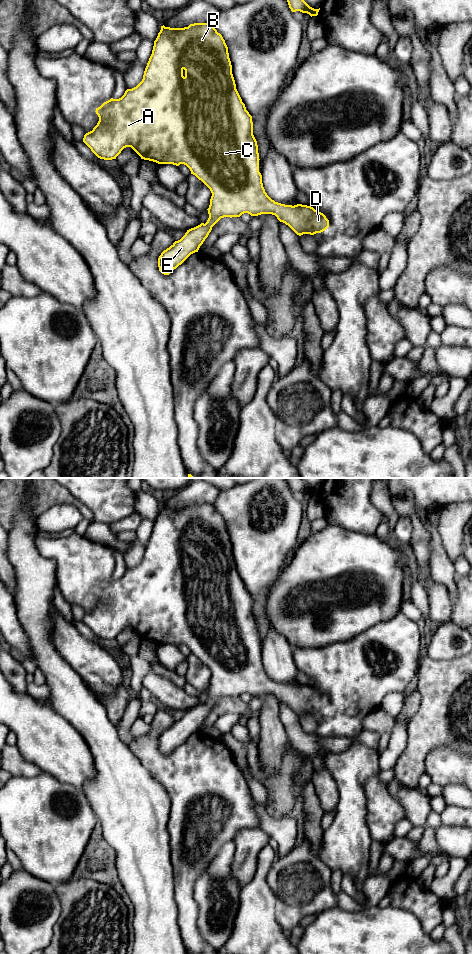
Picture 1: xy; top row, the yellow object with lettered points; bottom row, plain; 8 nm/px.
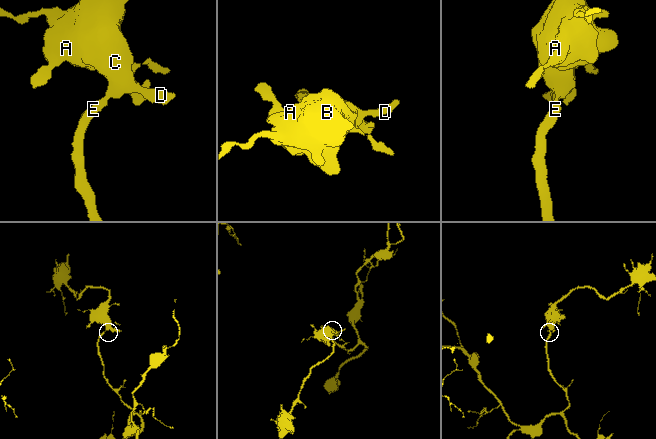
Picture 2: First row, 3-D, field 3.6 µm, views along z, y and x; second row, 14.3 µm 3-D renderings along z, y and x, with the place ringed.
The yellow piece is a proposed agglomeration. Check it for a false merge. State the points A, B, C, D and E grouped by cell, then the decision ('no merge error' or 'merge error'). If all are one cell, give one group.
A B C D E | no merge error

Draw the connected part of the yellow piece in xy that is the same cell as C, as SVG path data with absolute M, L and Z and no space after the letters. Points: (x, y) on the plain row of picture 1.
M194 503L184 508L161 506L142 561L136 567L127 569L121 578L111 578L104 582L95 592L99 601L92 611L84 615L83 622L98 638L116 639L124 628L131 627L144 640L158 644L186 645L191 654L201 660L212 673L207 689L207 702L187 710L180 720L175 721L159 736L159 751L164 755L169 755L191 734L198 732L212 707L224 697L240 697L244 693L251 696L272 694L299 716L321 713L329 707L326 696L313 687L281 684L272 680L265 672L259 652L260 639L257 621L253 615L252 596L236 569L225 520L212 503Z

